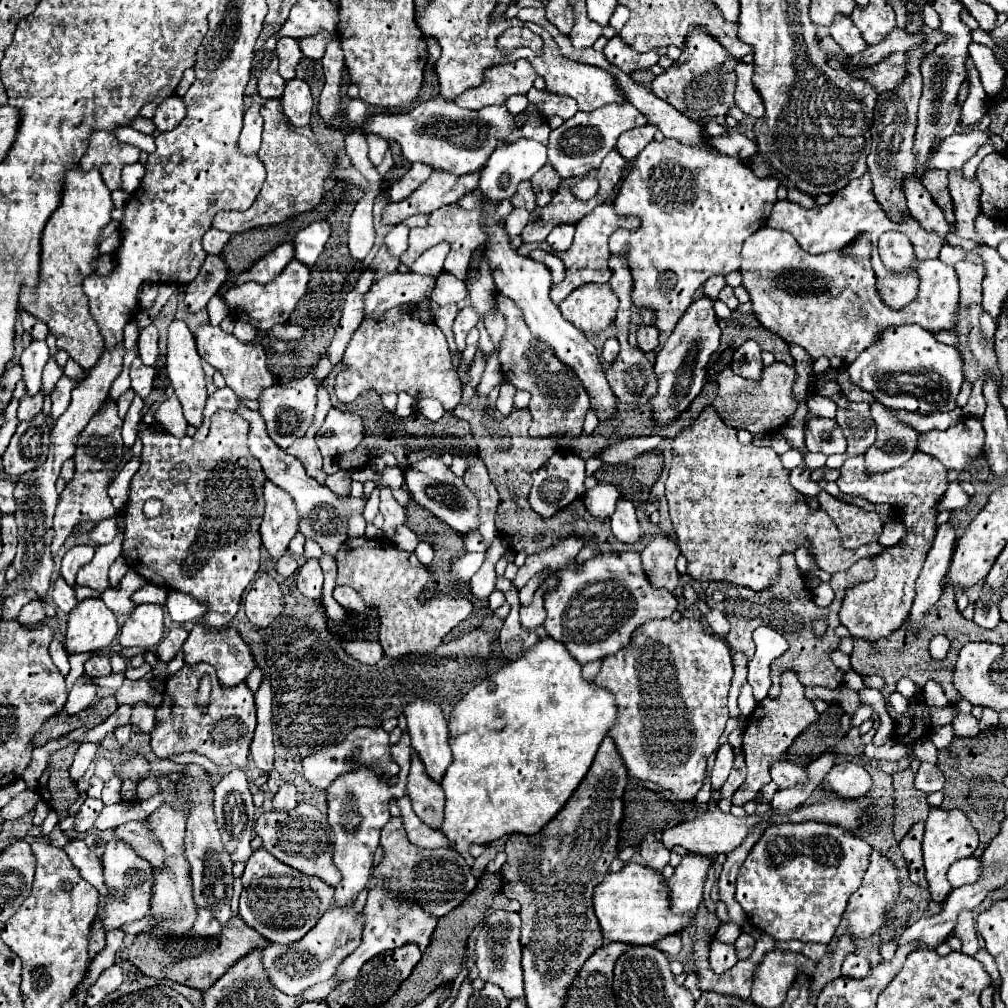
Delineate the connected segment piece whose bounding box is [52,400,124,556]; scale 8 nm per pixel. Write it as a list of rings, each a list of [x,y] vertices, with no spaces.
[[[106,400],[104,406],[100,408],[98,414],[88,422],[86,430],[78,434],[78,446],[74,452],[74,464],[76,464],[76,474],[74,478],[66,484],[64,492],[60,494],[56,516],[54,516],[54,542],[52,542],[52,554],[60,550],[68,534],[72,532],[74,526],[80,522],[100,522],[106,518],[116,516],[116,508],[112,506],[106,488],[110,484],[112,472],[118,468],[118,464],[124,458],[124,444],[120,436],[122,420],[118,418],[118,406],[114,400]]]

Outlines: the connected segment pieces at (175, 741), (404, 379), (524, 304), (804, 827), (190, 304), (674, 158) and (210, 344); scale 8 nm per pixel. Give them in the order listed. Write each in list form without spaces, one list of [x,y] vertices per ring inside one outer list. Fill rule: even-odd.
[[[206,662],[198,666],[184,666],[164,682],[164,700],[156,708],[156,726],[150,734],[152,752],[158,758],[172,758],[182,752],[196,752],[206,756],[218,766],[236,766],[244,768],[248,758],[248,748],[256,728],[256,704],[254,694],[246,684],[222,686],[214,668]],[[202,674],[210,674],[212,684],[216,684],[216,700],[210,700],[210,710],[202,714],[196,708],[196,686]],[[184,730],[184,738],[178,738],[178,732]]]
[[[406,304],[406,306],[392,308],[382,322],[372,322],[372,320],[362,322],[362,326],[354,332],[346,348],[342,364],[346,364],[346,370],[342,370],[336,376],[336,386],[334,386],[340,402],[352,402],[364,390],[376,390],[380,396],[392,394],[392,392],[398,394],[400,390],[406,390],[416,400],[436,398],[448,412],[452,412],[456,404],[460,402],[460,380],[450,364],[446,338],[434,322],[422,322],[418,318],[418,304]]]
[[[482,206],[480,208],[484,214],[484,224],[488,228],[488,242],[486,242],[486,254],[490,260],[490,268],[492,268],[492,276],[496,282],[496,288],[502,296],[512,298],[518,308],[522,310],[524,322],[530,328],[530,332],[534,334],[534,338],[538,338],[538,342],[546,344],[554,356],[558,356],[558,360],[566,366],[570,366],[578,378],[584,382],[586,392],[590,396],[590,408],[592,412],[598,416],[600,422],[610,422],[614,420],[614,414],[618,414],[618,398],[614,398],[614,392],[610,390],[610,384],[606,382],[606,374],[604,374],[604,366],[596,354],[596,348],[590,344],[590,340],[576,330],[566,318],[562,318],[558,306],[550,300],[548,292],[552,288],[552,274],[550,268],[542,262],[536,262],[532,258],[522,258],[516,254],[516,250],[510,248],[510,240],[506,236],[506,230],[502,226],[498,226],[498,218],[494,212],[494,206]]]
[[[822,822],[766,828],[762,838],[754,844],[754,850],[750,850],[744,864],[740,866],[736,880],[736,900],[746,910],[748,920],[776,940],[828,944],[834,936],[836,926],[840,924],[850,894],[862,884],[862,876],[868,868],[870,850],[870,844],[862,838],[856,838],[838,826],[828,826]]]
[[[206,256],[198,278],[186,286],[184,304],[188,312],[200,312],[208,300],[218,292],[228,276],[228,268],[220,256]]]
[[[664,138],[662,142],[656,142],[652,140],[644,152],[634,160],[634,166],[632,170],[628,172],[628,176],[622,180],[620,184],[620,190],[614,198],[614,210],[622,216],[638,216],[640,218],[640,228],[638,230],[616,230],[612,236],[610,236],[610,252],[612,254],[620,254],[622,248],[628,248],[628,254],[626,254],[626,260],[628,260],[628,266],[630,266],[630,272],[632,272],[632,278],[634,278],[634,292],[632,292],[632,300],[634,300],[634,306],[640,308],[640,306],[646,306],[646,308],[654,308],[656,314],[658,314],[658,320],[656,320],[656,328],[660,328],[662,332],[672,332],[674,326],[678,324],[678,318],[682,318],[682,314],[686,312],[686,308],[692,304],[692,298],[694,298],[694,292],[702,286],[702,282],[706,282],[710,276],[714,274],[728,274],[732,270],[738,270],[740,266],[740,250],[742,250],[742,244],[744,240],[754,234],[756,230],[760,230],[768,216],[770,216],[770,210],[776,202],[776,190],[778,190],[780,182],[776,178],[758,178],[744,162],[738,162],[738,158],[730,158],[730,156],[724,156],[724,154],[710,154],[708,150],[700,150],[700,148],[692,148],[692,146],[682,146],[680,142],[674,142],[670,138]]]
[[[212,324],[200,326],[194,332],[194,336],[196,336],[198,354],[208,364],[212,364],[216,370],[222,372],[222,376],[226,380],[226,386],[232,388],[238,398],[258,400],[258,396],[262,394],[262,390],[266,390],[266,388],[270,388],[274,384],[274,378],[272,378],[272,374],[268,372],[268,366],[266,366],[264,348],[260,344],[252,344],[252,342],[244,344],[244,342],[236,340],[232,334],[222,332],[220,326],[212,326]]]

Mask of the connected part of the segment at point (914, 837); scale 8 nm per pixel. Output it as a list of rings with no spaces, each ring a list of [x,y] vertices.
[[[924,822],[914,824],[912,830],[900,842],[900,850],[906,858],[906,864],[910,870],[910,880],[922,888],[928,888],[924,862],[922,862],[922,834],[924,834]]]

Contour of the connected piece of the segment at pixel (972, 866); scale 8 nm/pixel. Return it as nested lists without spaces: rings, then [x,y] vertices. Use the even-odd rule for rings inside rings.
[[[974,856],[960,858],[948,868],[948,882],[952,884],[952,888],[960,888],[964,884],[974,884],[976,878],[980,876],[980,872],[982,872],[982,868],[980,868],[978,858],[974,858]]]

